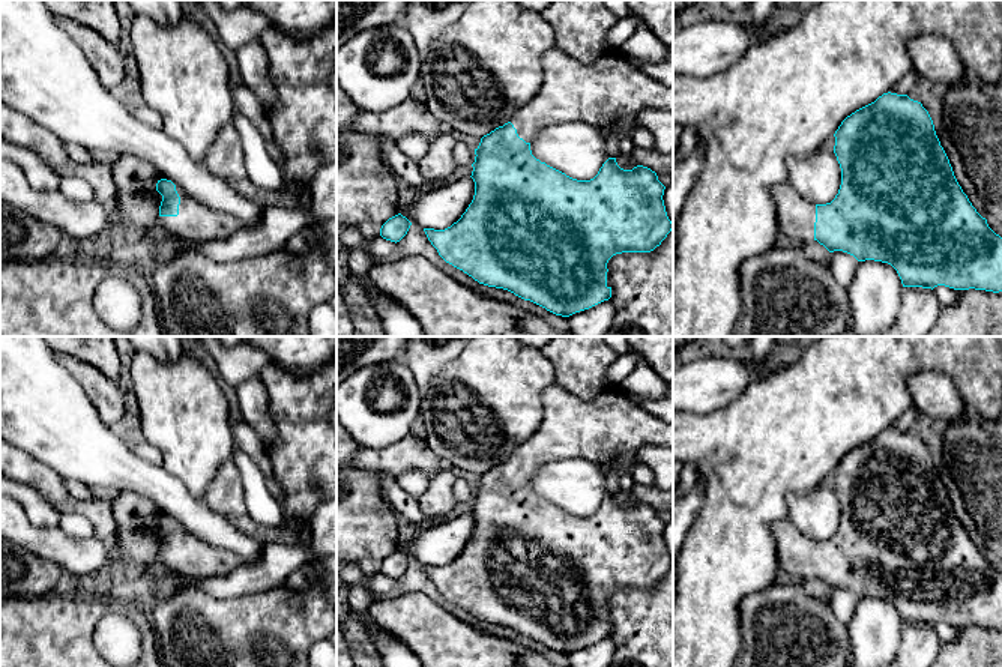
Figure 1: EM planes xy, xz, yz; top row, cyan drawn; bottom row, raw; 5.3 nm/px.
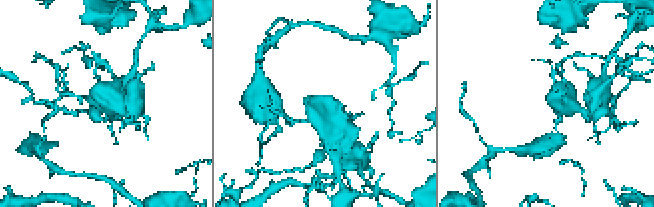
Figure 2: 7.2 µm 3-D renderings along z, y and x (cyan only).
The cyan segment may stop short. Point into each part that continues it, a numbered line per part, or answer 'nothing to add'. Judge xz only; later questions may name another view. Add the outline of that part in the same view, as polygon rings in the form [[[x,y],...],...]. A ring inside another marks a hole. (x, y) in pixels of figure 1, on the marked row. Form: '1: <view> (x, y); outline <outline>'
1: xz (610, 92); outline [[[551,48],[542,57],[542,66],[539,93],[509,120],[526,143],[541,129],[559,123],[583,122],[601,131],[610,126],[631,131],[641,110],[673,113],[673,87],[637,69],[617,53],[584,65]]]

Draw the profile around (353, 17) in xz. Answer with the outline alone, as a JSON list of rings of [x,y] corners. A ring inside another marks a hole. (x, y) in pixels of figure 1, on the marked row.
[[[337,0],[337,50],[364,30],[401,24],[410,0]]]

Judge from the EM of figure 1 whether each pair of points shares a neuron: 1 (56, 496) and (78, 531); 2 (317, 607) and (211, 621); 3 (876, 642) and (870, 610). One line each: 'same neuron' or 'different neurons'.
1: different neurons
2: same neuron
3: same neuron

